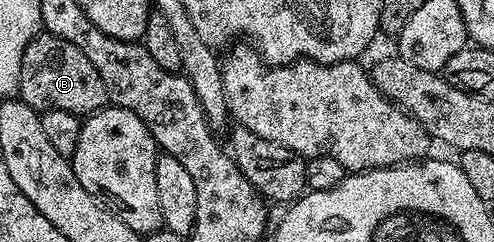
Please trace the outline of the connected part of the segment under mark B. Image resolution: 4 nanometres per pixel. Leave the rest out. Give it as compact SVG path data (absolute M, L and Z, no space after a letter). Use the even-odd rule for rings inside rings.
M38 34L33 37L27 50L23 50L19 99L39 113L71 110L71 114L84 118L106 107L109 95L103 86L103 78L99 78L99 70L87 62L83 50L75 50L71 42L58 36Z

